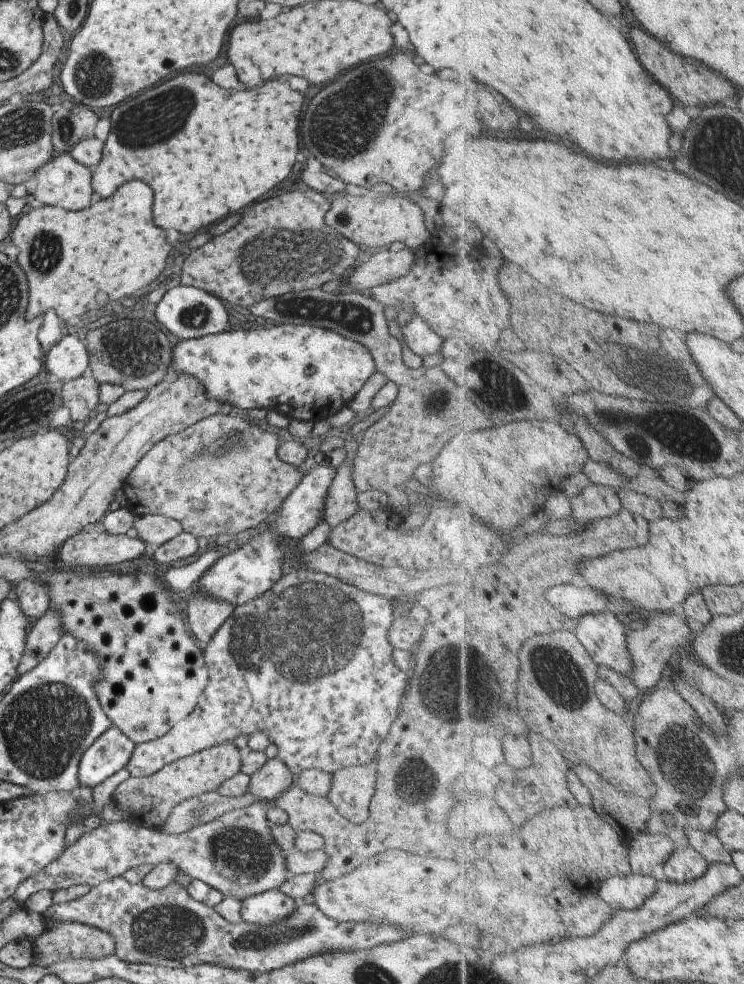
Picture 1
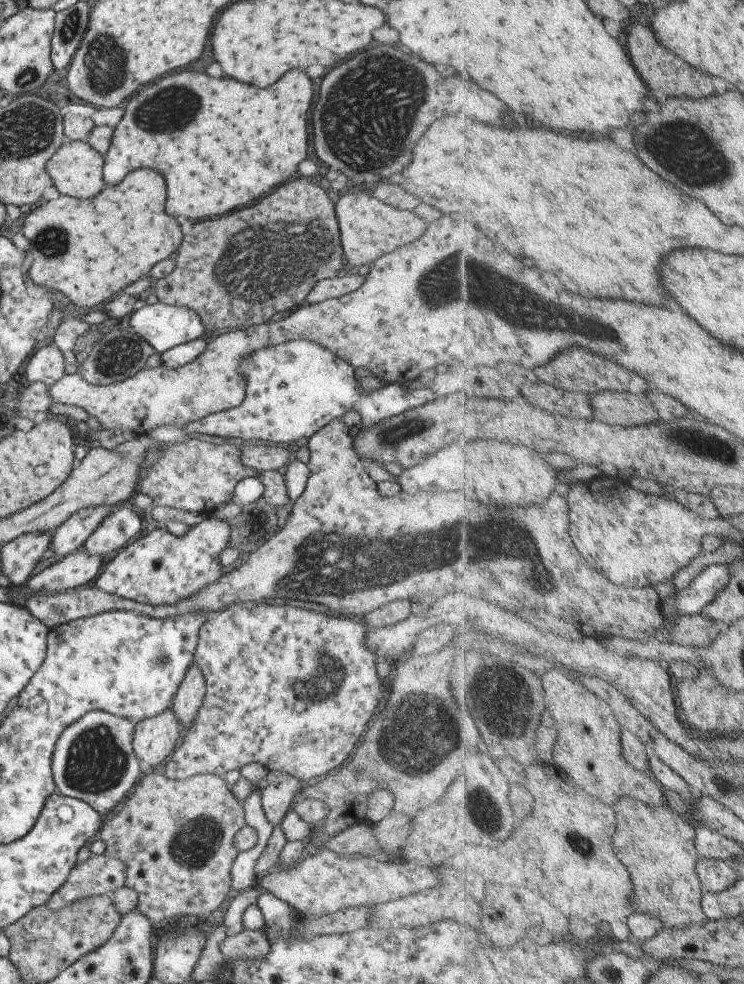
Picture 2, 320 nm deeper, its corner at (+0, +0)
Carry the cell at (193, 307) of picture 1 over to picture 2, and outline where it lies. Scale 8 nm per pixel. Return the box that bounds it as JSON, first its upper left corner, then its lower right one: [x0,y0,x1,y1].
[122,301,204,353]

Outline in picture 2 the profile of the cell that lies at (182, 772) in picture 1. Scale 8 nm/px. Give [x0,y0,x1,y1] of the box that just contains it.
[96,770,245,929]

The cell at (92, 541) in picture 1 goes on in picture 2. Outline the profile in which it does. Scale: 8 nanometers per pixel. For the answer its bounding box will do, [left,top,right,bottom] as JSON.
[25,551,104,594]

